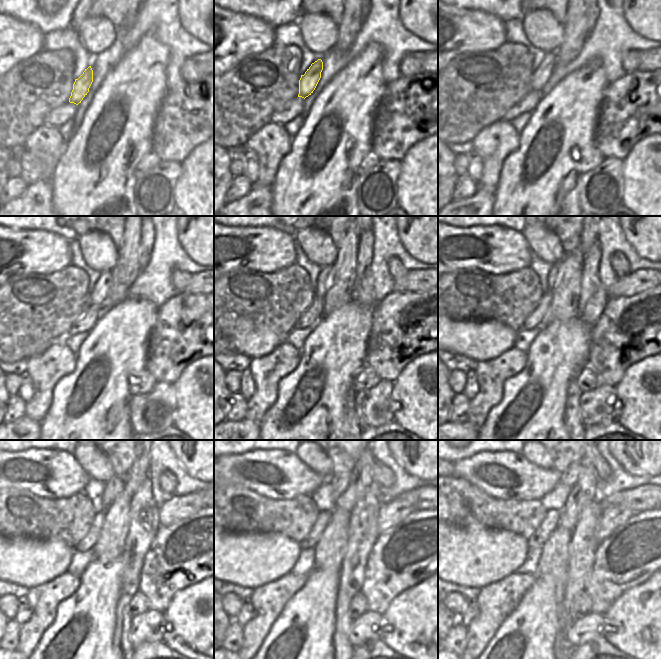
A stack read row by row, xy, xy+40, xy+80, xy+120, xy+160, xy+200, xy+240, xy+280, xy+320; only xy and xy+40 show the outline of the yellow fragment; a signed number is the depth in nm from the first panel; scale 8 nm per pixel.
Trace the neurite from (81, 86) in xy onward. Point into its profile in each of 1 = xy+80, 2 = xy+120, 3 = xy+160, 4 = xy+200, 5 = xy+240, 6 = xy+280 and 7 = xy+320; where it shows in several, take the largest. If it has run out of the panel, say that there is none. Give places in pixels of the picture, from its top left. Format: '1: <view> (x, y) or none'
1: xy+80 (541, 75)
2: xy+120 (99, 292)
3: xy+160 (326, 280)
4: xy+200 (552, 277)
5: xy+240 (114, 487)
6: xy+280 (339, 482)
7: xy+320 (569, 477)

